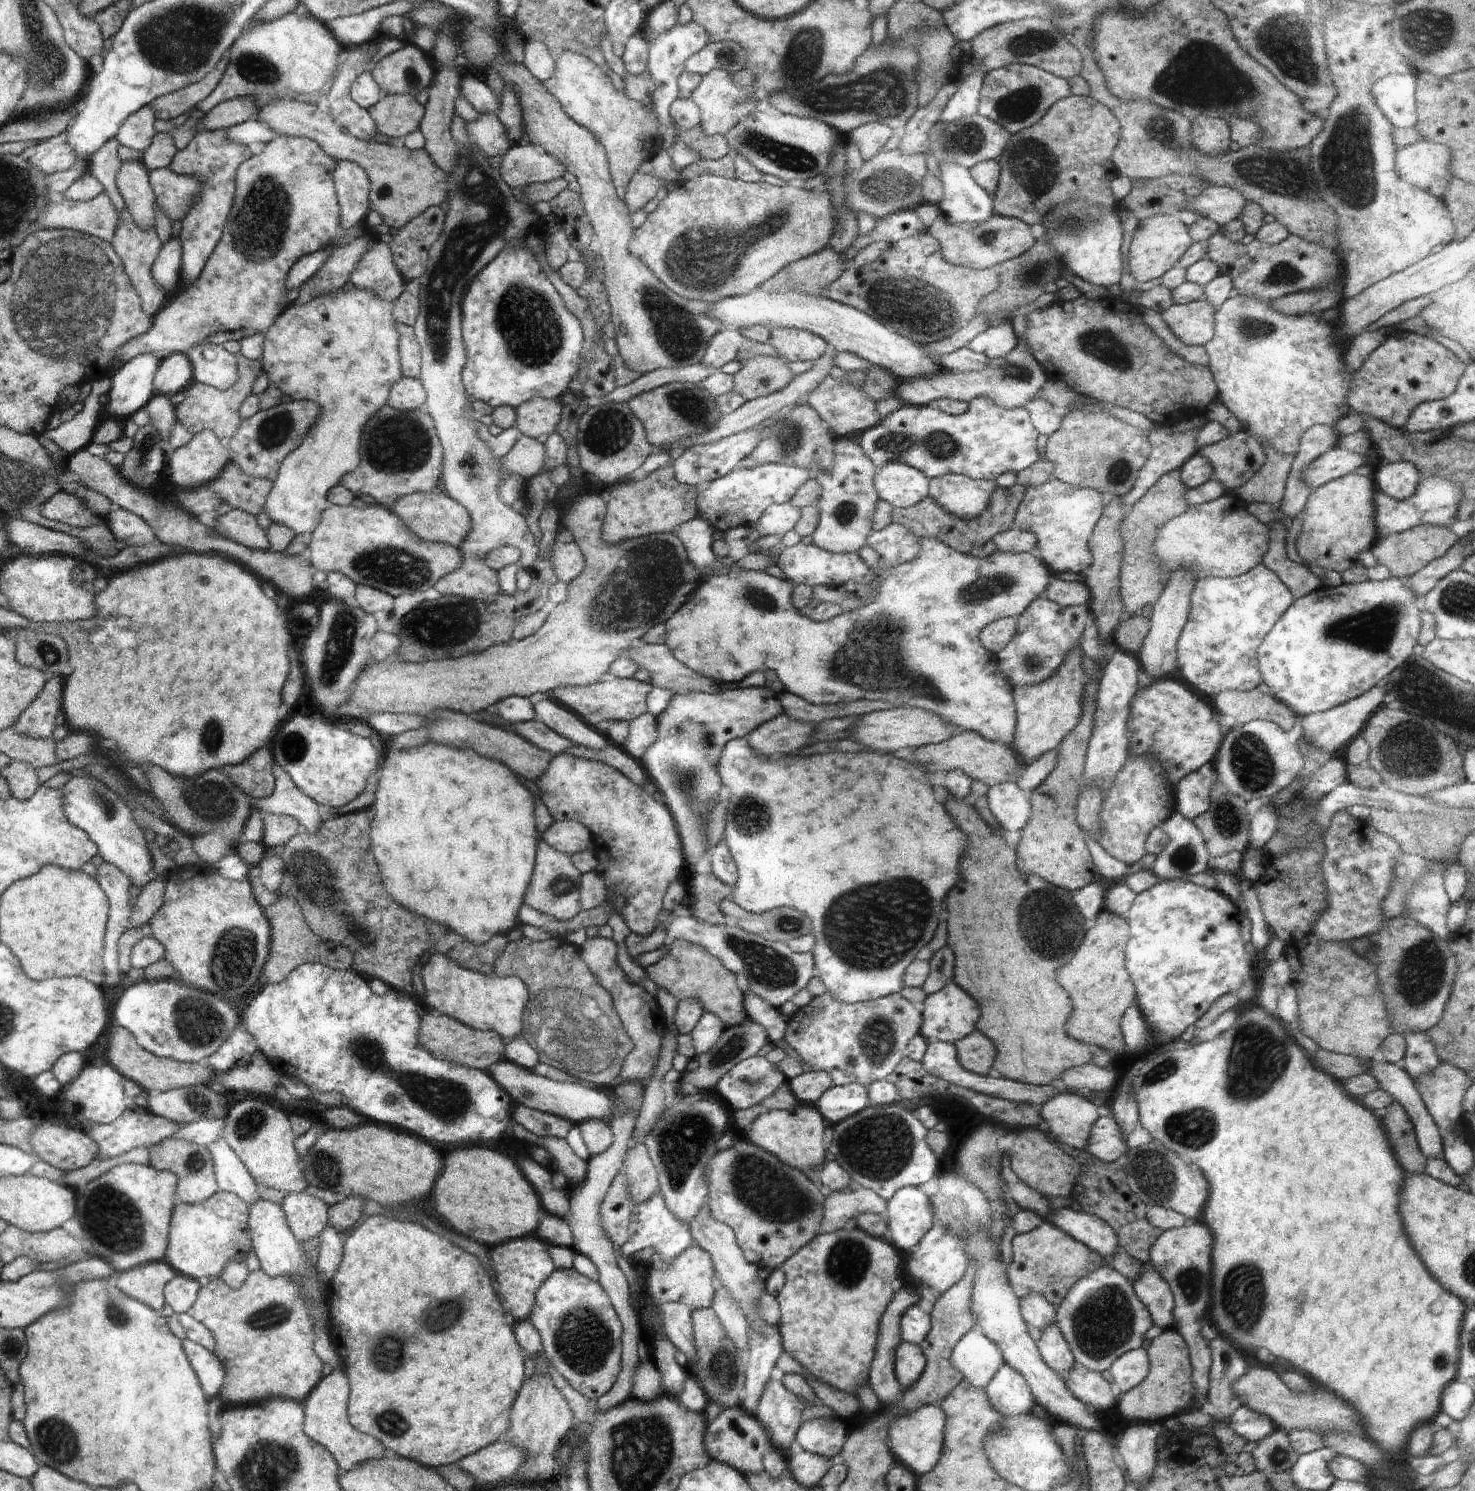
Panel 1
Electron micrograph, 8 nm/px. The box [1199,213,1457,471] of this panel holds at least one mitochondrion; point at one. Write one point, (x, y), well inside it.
(1256, 330)

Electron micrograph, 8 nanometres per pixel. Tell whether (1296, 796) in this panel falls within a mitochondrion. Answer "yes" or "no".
yes

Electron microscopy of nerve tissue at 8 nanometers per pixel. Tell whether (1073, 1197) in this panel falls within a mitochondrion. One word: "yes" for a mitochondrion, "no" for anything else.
no

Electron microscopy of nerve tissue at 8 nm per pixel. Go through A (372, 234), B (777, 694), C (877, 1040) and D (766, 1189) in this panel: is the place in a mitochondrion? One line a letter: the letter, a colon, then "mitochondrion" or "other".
A: other
B: other
C: mitochondrion
D: mitochondrion

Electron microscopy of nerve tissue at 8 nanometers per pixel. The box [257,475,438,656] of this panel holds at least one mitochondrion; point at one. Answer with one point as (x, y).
(392, 565)

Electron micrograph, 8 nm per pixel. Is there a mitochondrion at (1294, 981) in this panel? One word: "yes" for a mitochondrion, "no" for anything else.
no

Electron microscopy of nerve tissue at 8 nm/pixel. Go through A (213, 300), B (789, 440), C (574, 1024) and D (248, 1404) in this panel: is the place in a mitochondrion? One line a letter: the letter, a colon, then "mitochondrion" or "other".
A: other
B: mitochondrion
C: mitochondrion
D: other

